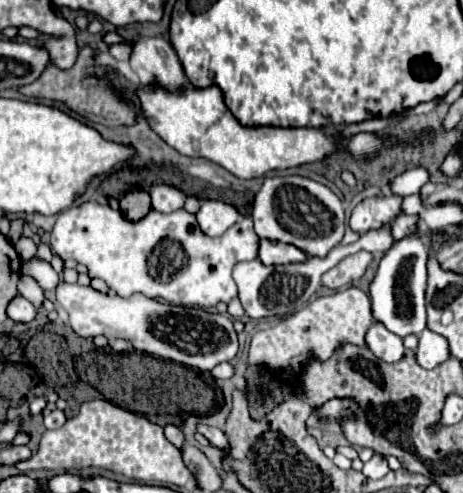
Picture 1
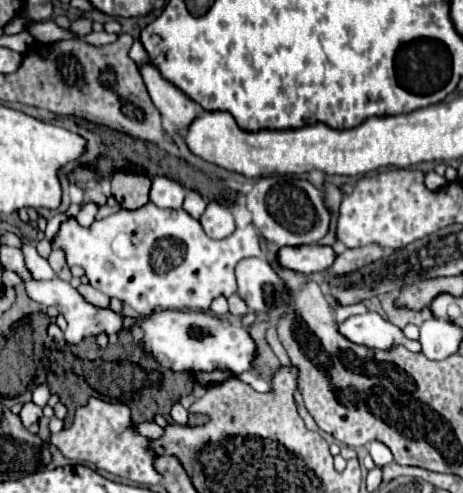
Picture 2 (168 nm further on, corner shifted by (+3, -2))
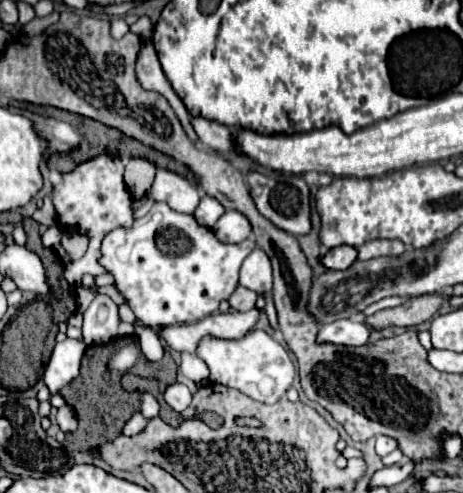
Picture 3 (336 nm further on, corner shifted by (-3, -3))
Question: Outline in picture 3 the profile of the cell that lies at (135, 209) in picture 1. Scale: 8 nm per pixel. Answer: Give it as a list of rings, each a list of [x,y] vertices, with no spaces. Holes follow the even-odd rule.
[[[129,159],[125,167],[125,185],[135,201],[151,195],[151,185],[157,167],[145,159]]]

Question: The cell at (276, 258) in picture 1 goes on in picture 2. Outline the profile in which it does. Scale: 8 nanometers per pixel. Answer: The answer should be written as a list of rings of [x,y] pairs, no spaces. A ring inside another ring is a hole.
[[[285,246],[277,252],[279,264],[283,268],[301,272],[301,274],[313,274],[313,272],[325,272],[335,262],[337,254],[331,246]]]

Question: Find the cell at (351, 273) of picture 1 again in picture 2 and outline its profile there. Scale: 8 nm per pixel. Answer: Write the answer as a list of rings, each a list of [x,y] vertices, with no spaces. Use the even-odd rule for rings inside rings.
[[[369,244],[363,248],[351,248],[337,256],[337,260],[331,266],[331,272],[333,274],[349,274],[365,264],[377,262],[381,256],[383,256],[383,248],[377,244]]]

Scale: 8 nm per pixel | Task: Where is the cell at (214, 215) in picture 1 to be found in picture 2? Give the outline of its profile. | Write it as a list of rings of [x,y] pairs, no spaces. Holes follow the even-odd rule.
[[[209,202],[205,214],[199,220],[201,220],[201,226],[203,226],[205,234],[213,240],[227,238],[235,230],[235,220],[233,220],[231,210],[217,204],[217,202]]]

